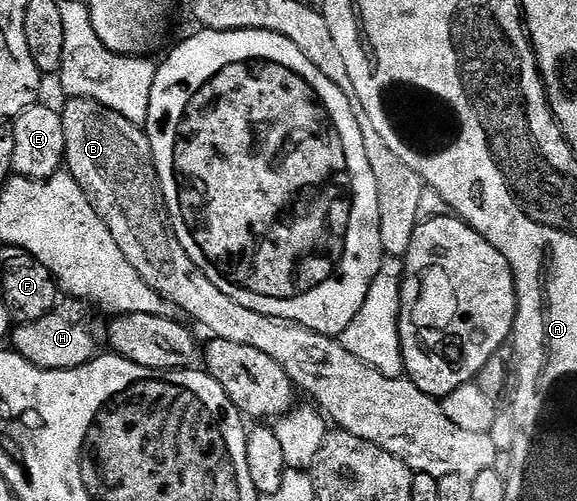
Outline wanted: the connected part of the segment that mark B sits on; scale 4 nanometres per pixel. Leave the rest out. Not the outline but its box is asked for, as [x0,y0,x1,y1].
[60,97,500,479]

